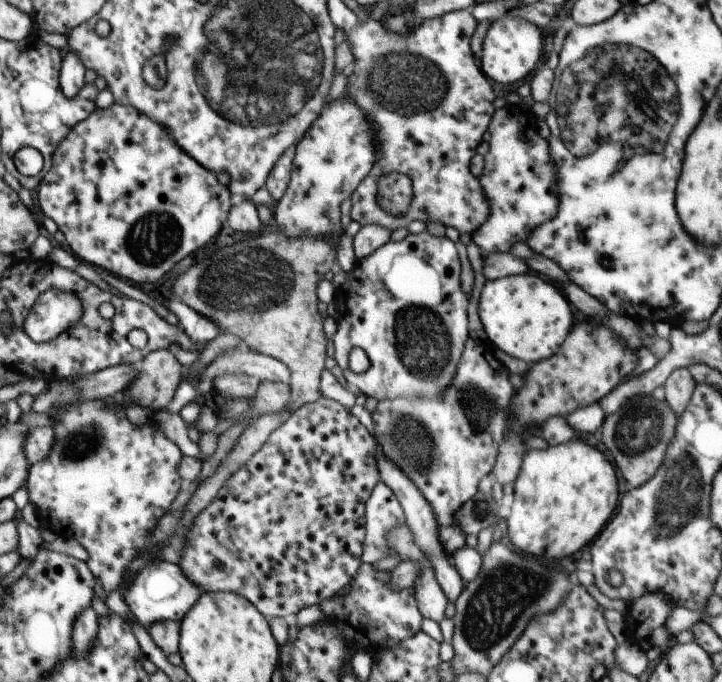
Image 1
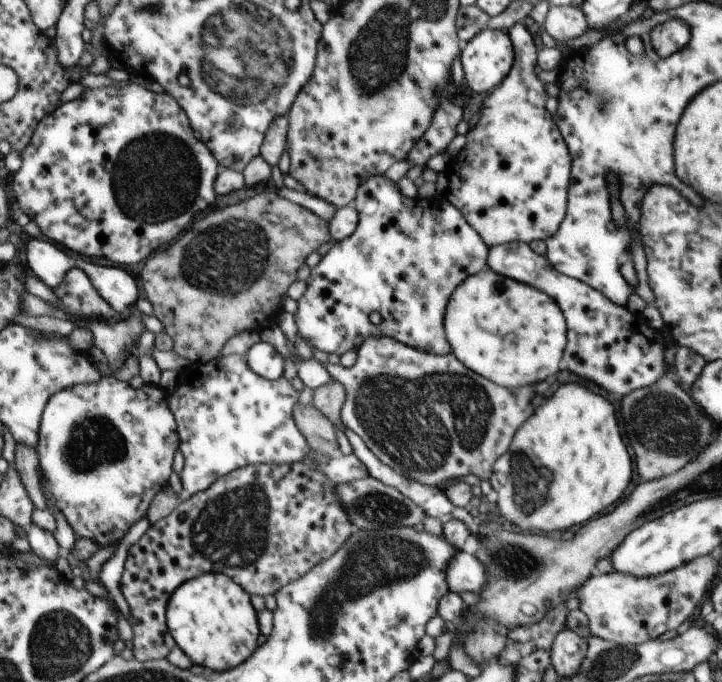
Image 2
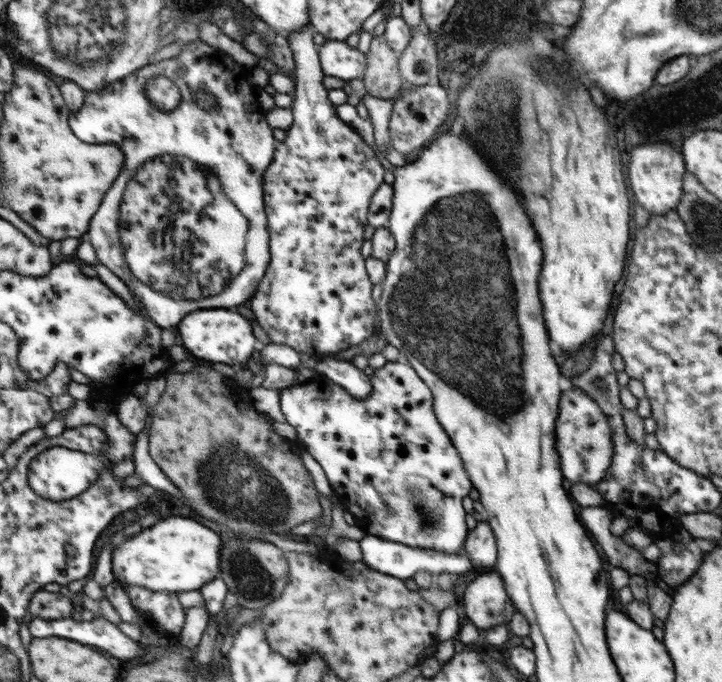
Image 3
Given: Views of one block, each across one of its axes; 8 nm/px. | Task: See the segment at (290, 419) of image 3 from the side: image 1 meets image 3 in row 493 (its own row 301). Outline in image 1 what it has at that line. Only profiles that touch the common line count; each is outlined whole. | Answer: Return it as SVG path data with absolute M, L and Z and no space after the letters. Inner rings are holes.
M428 231L420 232L420 234L408 234L402 241L390 242L384 244L382 248L378 248L376 252L372 252L370 256L357 259L353 268L347 272L347 279L344 284L335 288L333 305L331 312L334 315L331 322L331 332L333 337L332 344L334 344L334 360L336 360L338 366L342 369L343 377L347 381L348 386L357 393L365 394L367 397L375 398L378 402L383 401L385 403L394 400L408 399L428 399L434 400L434 396L440 396L452 382L454 382L454 376L456 376L456 368L458 368L458 362L462 358L462 352L466 340L469 339L468 335L468 303L470 302L470 296L462 292L460 285L460 258L456 250L455 243L448 239L448 237L433 236ZM354 346L360 346L364 352L366 352L370 366L362 373L353 372L348 364L348 356L350 350Z

